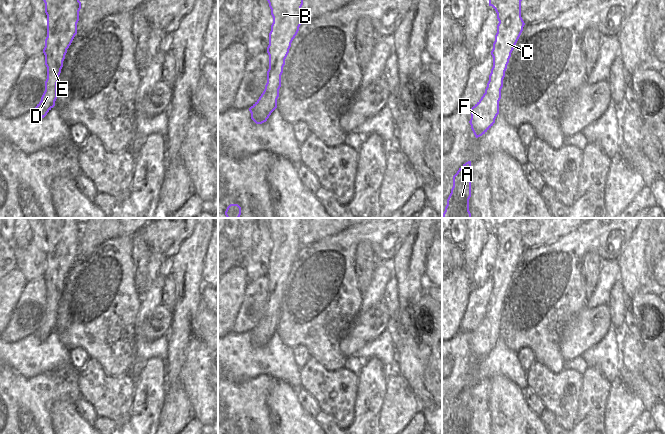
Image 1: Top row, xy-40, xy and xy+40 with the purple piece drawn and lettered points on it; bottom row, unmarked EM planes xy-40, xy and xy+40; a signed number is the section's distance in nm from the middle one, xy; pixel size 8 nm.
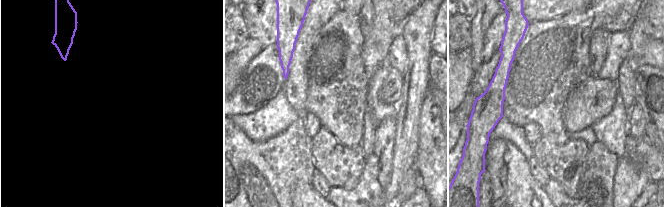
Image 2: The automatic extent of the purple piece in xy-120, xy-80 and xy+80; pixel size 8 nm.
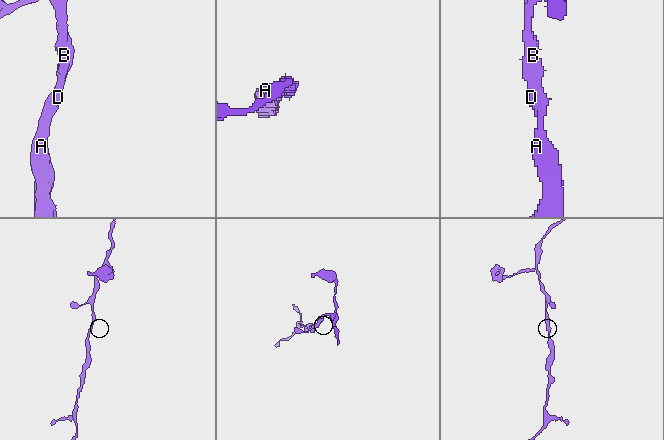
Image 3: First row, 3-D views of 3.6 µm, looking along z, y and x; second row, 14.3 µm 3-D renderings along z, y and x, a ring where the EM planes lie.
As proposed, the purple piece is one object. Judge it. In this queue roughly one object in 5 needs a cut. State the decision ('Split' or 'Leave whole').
Leave whole.

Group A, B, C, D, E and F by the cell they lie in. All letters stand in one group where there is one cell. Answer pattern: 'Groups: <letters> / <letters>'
Groups: A B C D E F.

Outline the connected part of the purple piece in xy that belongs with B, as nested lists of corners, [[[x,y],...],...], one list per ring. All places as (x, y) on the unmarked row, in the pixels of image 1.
[[[265,218],[271,233],[273,247],[269,257],[269,293],[267,307],[259,323],[249,332],[251,343],[256,348],[267,345],[277,332],[281,311],[281,299],[291,267],[301,249],[301,218]]]

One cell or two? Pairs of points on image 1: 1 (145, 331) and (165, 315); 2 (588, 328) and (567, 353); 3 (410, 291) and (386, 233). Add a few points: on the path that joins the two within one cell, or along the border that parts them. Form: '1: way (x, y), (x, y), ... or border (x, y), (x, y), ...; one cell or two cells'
1: way (149, 325), (150, 321), (159, 317); one cell
2: way (582, 334), (571, 347); one cell
3: border (408, 234), (390, 264); two cells

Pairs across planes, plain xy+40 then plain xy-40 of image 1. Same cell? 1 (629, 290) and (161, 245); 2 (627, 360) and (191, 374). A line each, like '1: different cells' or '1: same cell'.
1: different cells
2: same cell

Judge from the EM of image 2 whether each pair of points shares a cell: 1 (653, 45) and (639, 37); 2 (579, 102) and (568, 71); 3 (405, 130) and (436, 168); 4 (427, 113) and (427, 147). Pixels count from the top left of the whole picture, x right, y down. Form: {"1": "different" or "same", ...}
{"1": "different", "2": "different", "3": "different", "4": "same"}

